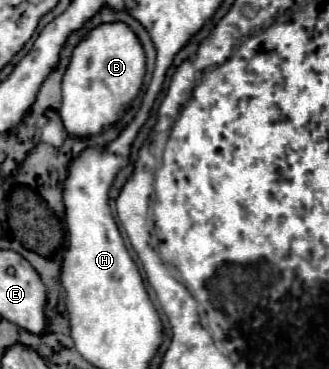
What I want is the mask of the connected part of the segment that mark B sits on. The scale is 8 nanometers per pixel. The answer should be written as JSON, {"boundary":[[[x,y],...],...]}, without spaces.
{"boundary":[[[109,22],[109,24],[99,24],[89,30],[89,34],[73,48],[69,66],[63,74],[61,82],[61,120],[71,136],[85,138],[91,134],[101,132],[103,128],[111,126],[117,120],[119,110],[127,104],[133,102],[133,98],[139,94],[141,84],[145,76],[145,52],[143,46],[137,38],[137,34],[125,24],[125,22]]]}

